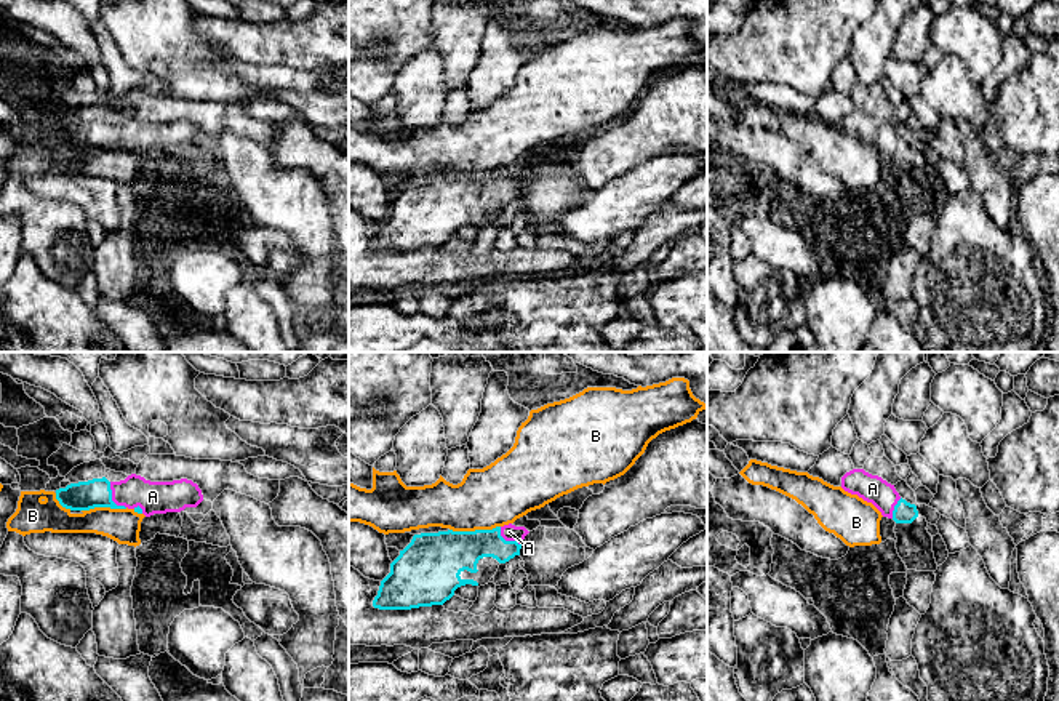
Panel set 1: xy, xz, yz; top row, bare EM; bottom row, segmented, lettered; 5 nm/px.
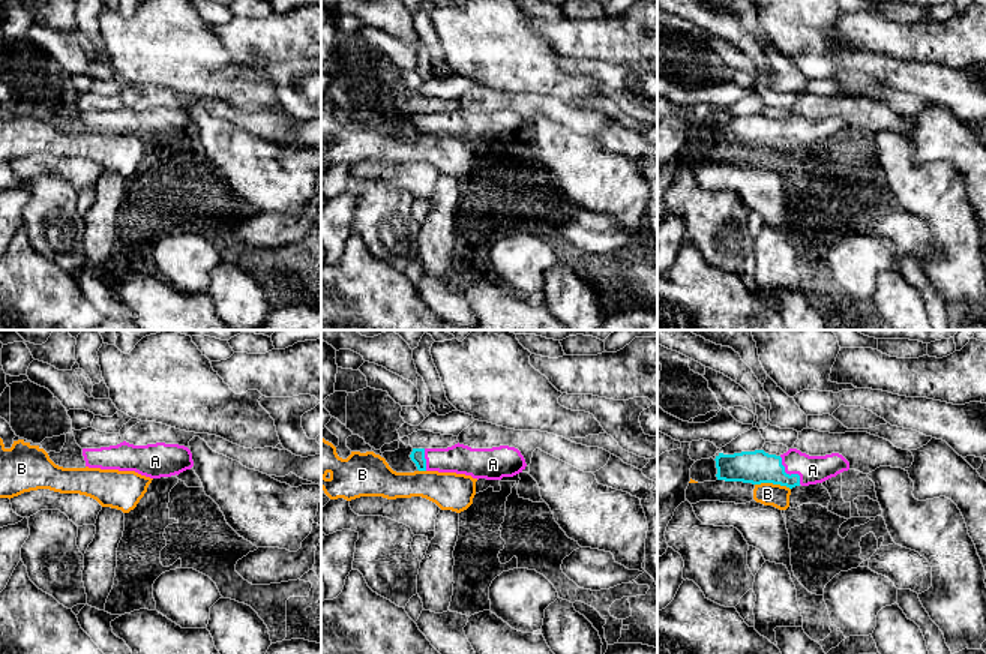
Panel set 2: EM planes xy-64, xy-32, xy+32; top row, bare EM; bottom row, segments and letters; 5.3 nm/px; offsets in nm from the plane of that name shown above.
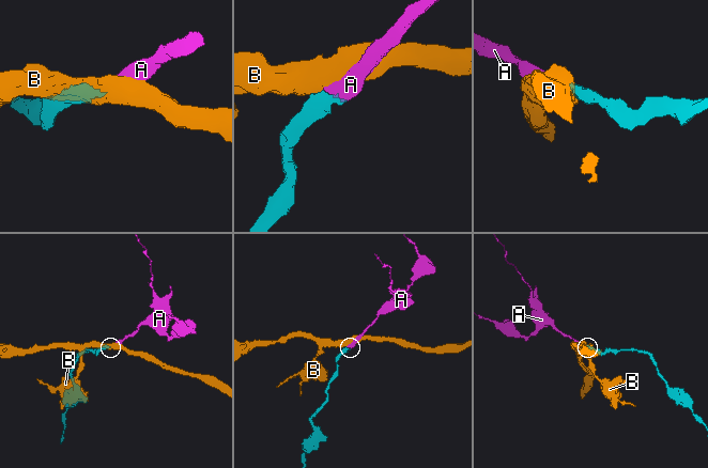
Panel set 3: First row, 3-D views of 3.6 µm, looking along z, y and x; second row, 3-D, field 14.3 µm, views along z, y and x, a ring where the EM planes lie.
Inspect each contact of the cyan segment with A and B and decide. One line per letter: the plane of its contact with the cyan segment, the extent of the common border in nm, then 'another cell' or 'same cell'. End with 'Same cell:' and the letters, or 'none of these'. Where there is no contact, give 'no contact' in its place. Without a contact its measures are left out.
A: xy | 160 nm | same cell
B: xz | 260 nm | another cell
Same cell: A

